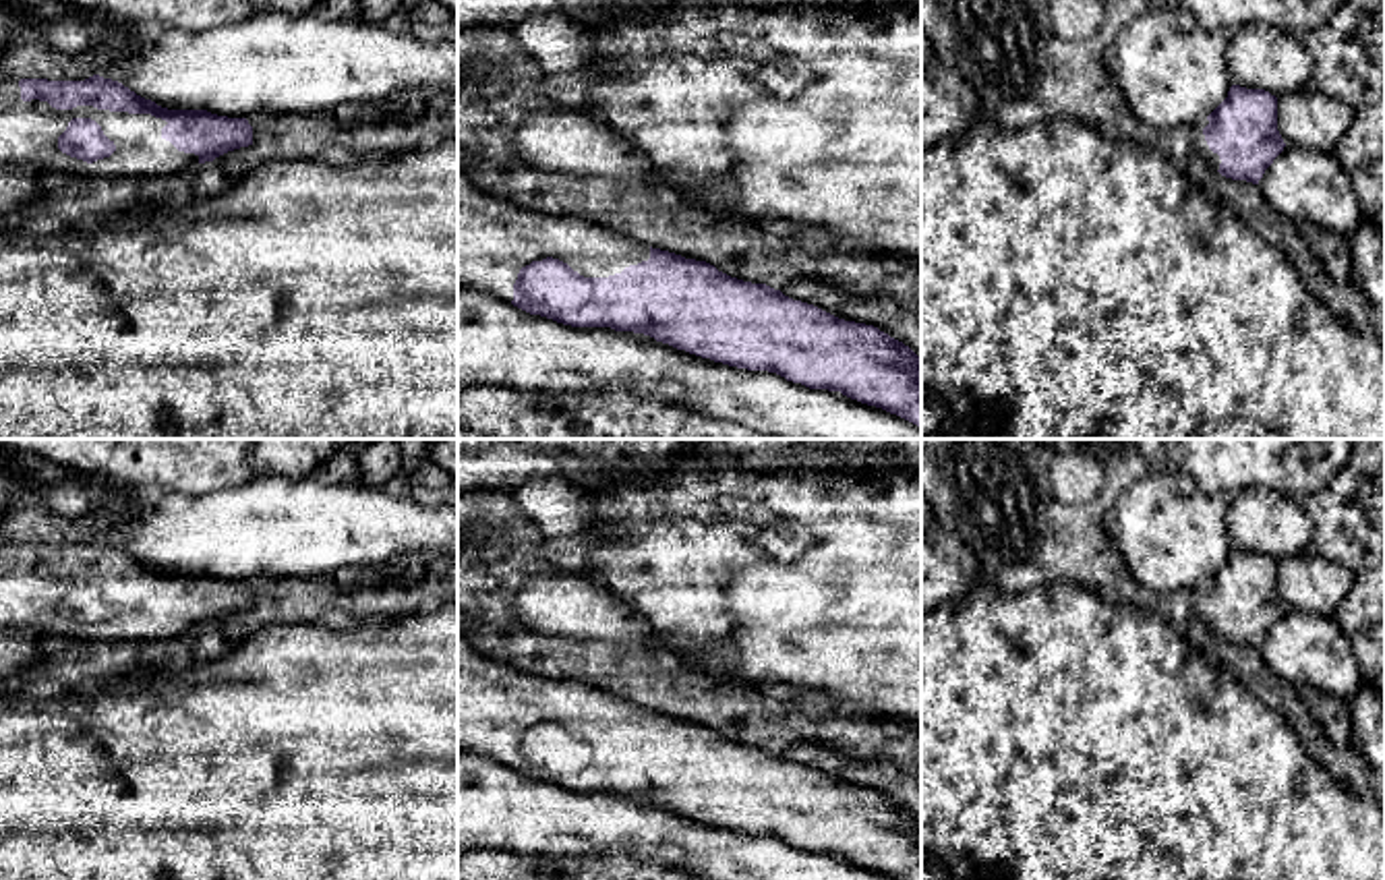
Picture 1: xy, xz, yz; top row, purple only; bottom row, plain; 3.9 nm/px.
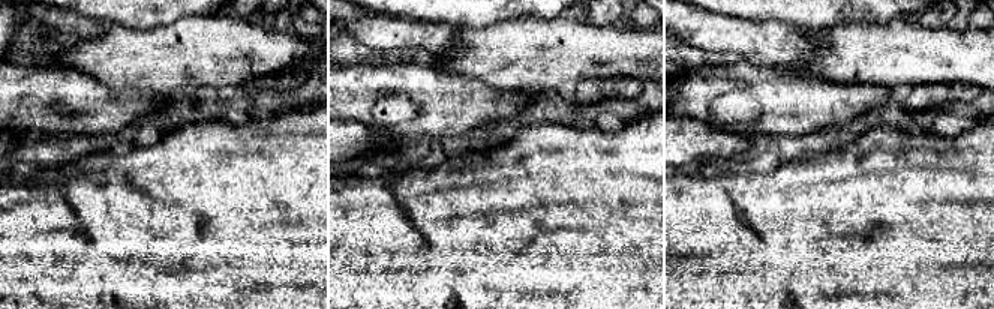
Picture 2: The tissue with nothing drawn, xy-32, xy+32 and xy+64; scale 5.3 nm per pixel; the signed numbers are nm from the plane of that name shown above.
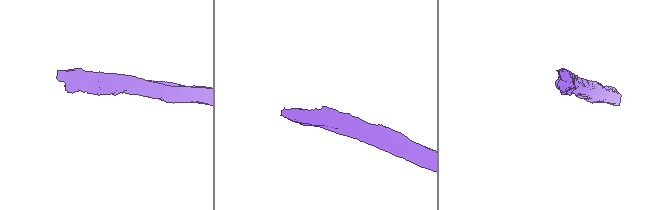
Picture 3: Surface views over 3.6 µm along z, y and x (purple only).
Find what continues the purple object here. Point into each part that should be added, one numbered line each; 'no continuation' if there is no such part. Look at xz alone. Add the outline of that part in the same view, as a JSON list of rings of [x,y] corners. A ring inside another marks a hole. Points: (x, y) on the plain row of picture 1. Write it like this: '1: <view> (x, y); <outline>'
1: xz (495, 702); [[[458,634],[458,750],[511,766],[522,731],[547,721],[584,741],[609,741],[650,723],[650,710],[576,679],[547,679],[489,658]]]

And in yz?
1: yz (1201, 611); [[[1201,582],[1192,592],[1190,592],[1190,598],[1192,598],[1192,609],[1195,609],[1195,617],[1199,621],[1203,621],[1215,636],[1219,634],[1219,619],[1213,617],[1205,605],[1205,598],[1203,598],[1203,592],[1209,588],[1207,582]]]

